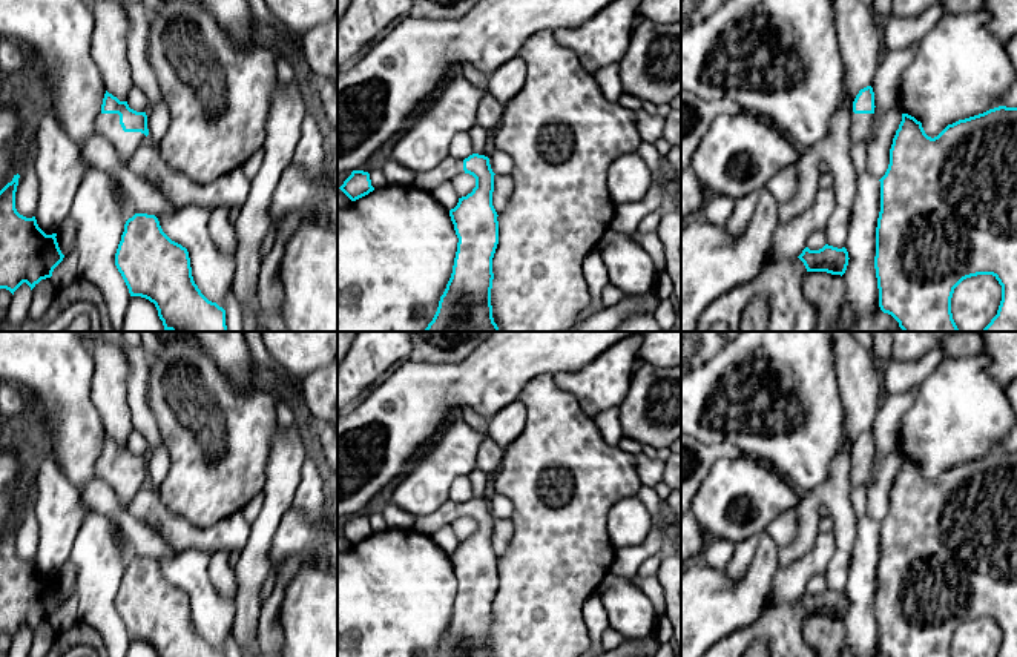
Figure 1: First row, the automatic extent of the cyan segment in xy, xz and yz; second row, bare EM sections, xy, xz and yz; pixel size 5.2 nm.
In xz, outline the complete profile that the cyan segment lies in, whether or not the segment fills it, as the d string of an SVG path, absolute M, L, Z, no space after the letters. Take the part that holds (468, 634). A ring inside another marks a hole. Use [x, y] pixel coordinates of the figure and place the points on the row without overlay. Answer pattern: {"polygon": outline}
{"polygon": "M472 497L465 503L456 503L448 499L437 511L430 516L414 516L411 530L423 531L433 536L446 525L453 525L462 517L469 517L476 522L476 531L466 540L459 542L454 553L449 554L456 579L459 582L454 602L453 617L440 640L436 657L492 657L491 632L492 632L492 602L499 588L499 565L492 550L494 516L489 502Z"}

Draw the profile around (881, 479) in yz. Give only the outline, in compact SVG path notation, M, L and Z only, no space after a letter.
M894 451L884 457L871 471L867 487L867 516L876 522L882 522L890 508L890 493L902 457Z

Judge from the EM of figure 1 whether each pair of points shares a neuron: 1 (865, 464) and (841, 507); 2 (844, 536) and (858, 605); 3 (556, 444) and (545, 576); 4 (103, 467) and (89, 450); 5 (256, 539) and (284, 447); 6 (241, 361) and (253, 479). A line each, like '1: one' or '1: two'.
1: two
2: two
3: one
4: two
5: one
6: two

